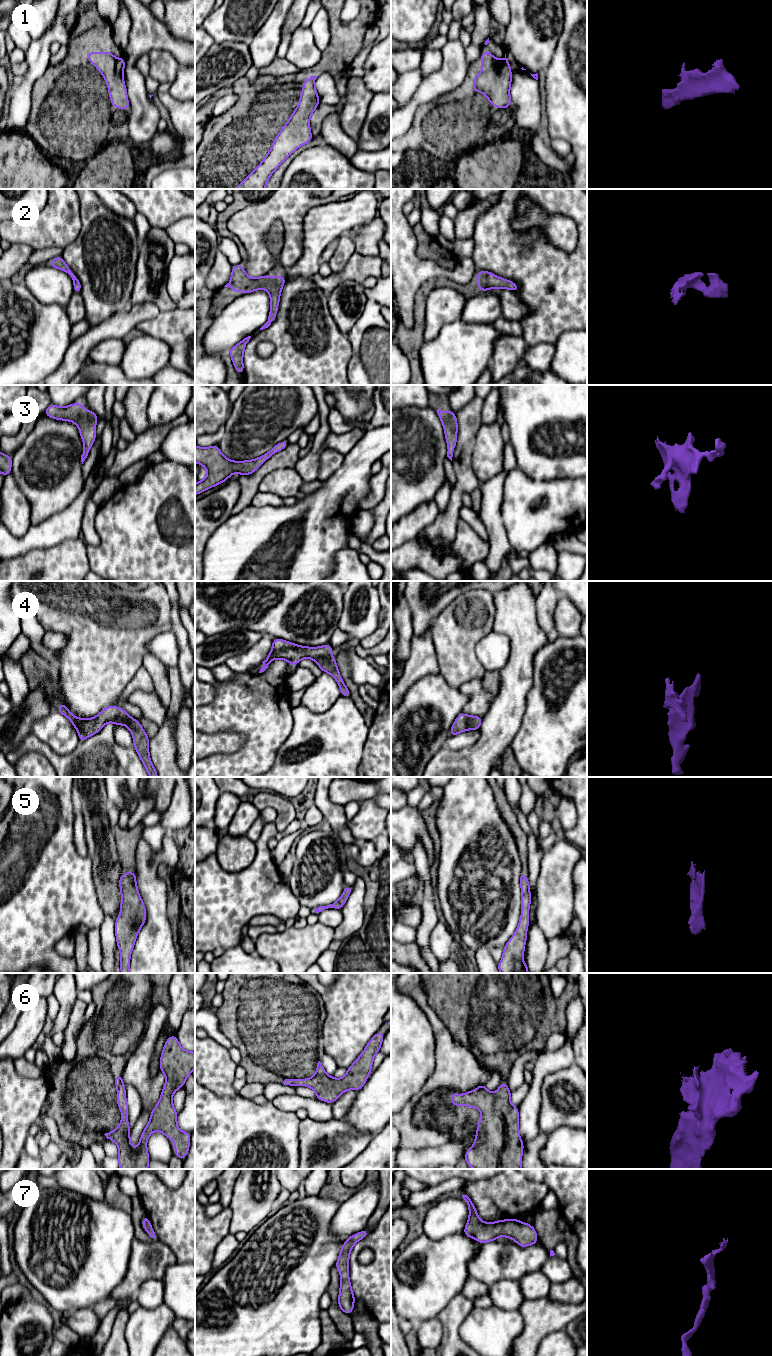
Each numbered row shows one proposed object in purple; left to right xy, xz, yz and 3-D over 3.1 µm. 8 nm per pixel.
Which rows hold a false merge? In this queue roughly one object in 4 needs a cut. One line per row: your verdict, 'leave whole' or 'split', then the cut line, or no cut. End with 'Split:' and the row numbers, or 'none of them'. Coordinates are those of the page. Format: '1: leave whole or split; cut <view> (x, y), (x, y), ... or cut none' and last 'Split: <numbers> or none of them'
1: leave whole; cut none
2: leave whole; cut none
3: leave whole; cut none
4: leave whole; cut none
5: leave whole; cut none
6: leave whole; cut none
7: leave whole; cut none
Split: none of them

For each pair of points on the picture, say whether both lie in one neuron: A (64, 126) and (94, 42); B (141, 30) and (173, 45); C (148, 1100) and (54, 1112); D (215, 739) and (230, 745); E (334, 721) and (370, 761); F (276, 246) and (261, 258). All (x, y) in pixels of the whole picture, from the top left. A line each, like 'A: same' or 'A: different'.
A: same
B: same
C: different
D: same
E: different
F: different

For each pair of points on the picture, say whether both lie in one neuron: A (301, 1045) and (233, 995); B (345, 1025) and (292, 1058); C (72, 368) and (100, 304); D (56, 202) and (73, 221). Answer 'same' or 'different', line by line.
A: same
B: different
C: different
D: same

